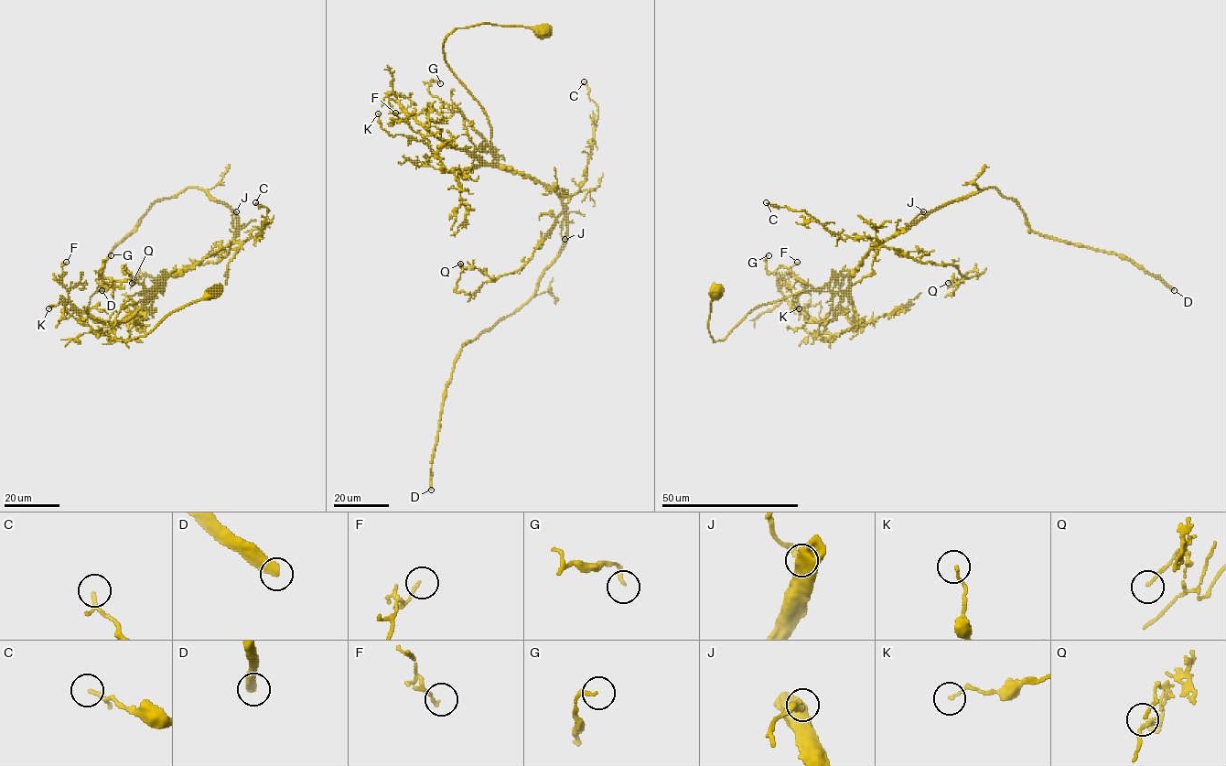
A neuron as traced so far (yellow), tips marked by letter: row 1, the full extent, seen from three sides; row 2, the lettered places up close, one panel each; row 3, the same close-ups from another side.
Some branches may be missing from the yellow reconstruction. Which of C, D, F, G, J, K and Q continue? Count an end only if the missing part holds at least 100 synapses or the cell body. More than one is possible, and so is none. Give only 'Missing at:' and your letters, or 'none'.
Missing at: D

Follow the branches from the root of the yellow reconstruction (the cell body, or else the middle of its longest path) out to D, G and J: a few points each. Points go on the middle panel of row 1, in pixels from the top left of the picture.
D: (543, 31), (444, 41), (491, 165), (550, 187), (566, 240), (536, 292), (461, 349), (431, 490)
G: (543, 31), (479, 23), (444, 41), (444, 59), (486, 116), (496, 164), (474, 127), (429, 91), (440, 83)
J: (543, 31), (488, 23), (457, 27), (443, 53), (486, 116), (491, 165), (550, 187), (565, 214), (564, 239)

